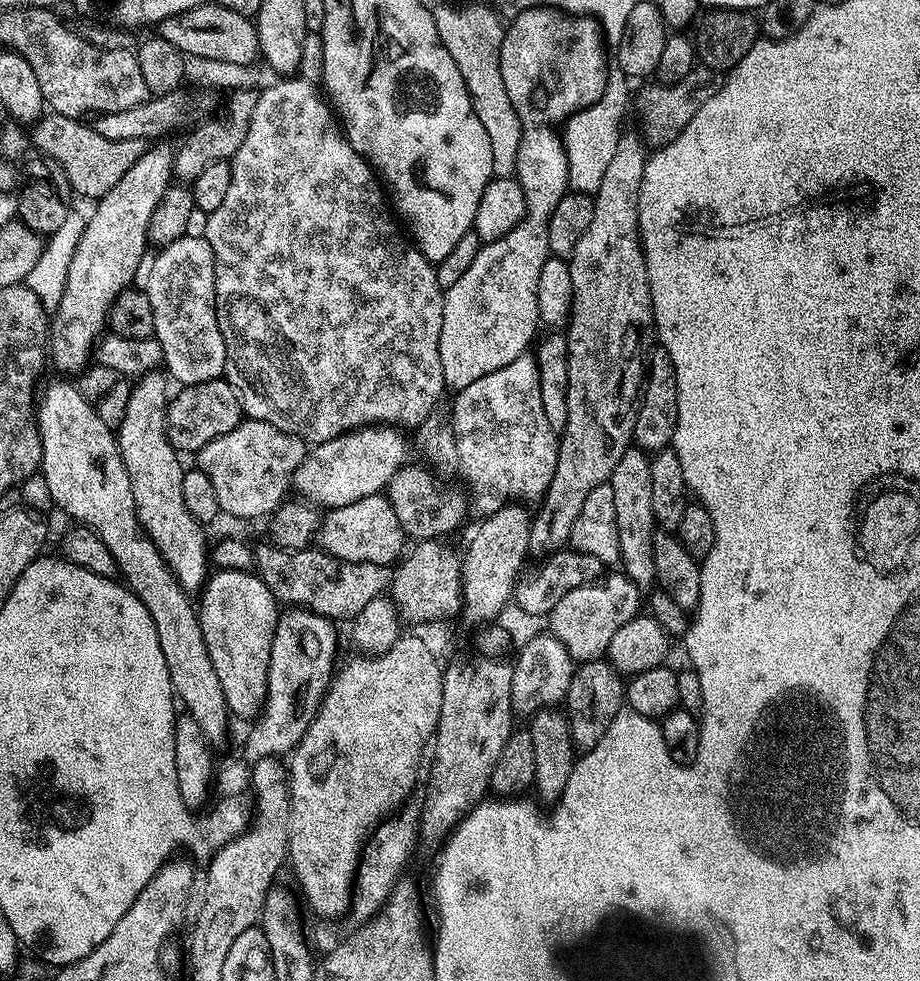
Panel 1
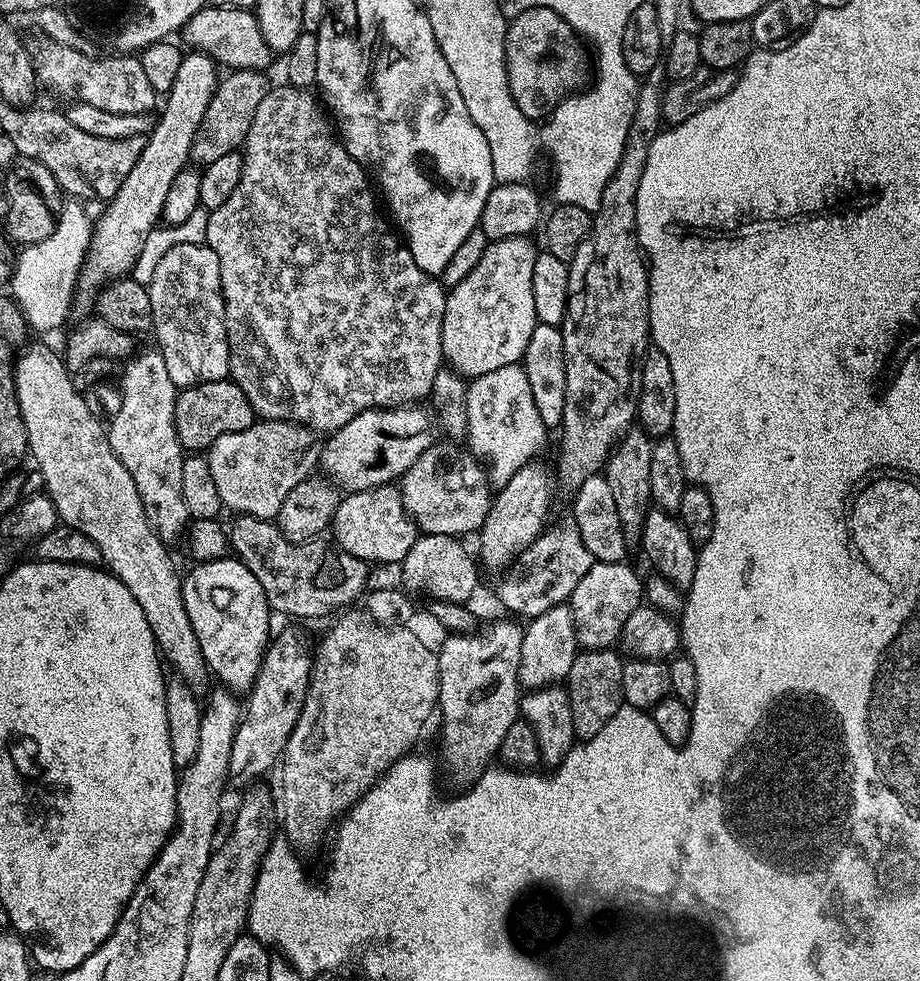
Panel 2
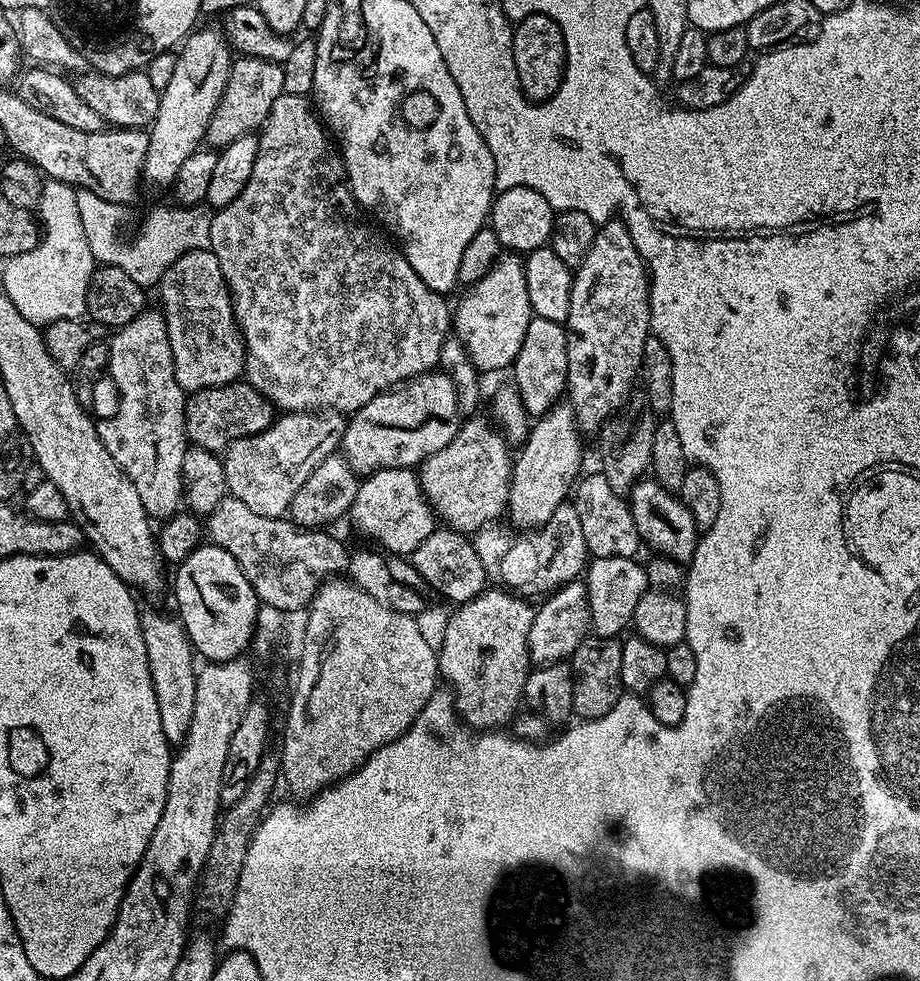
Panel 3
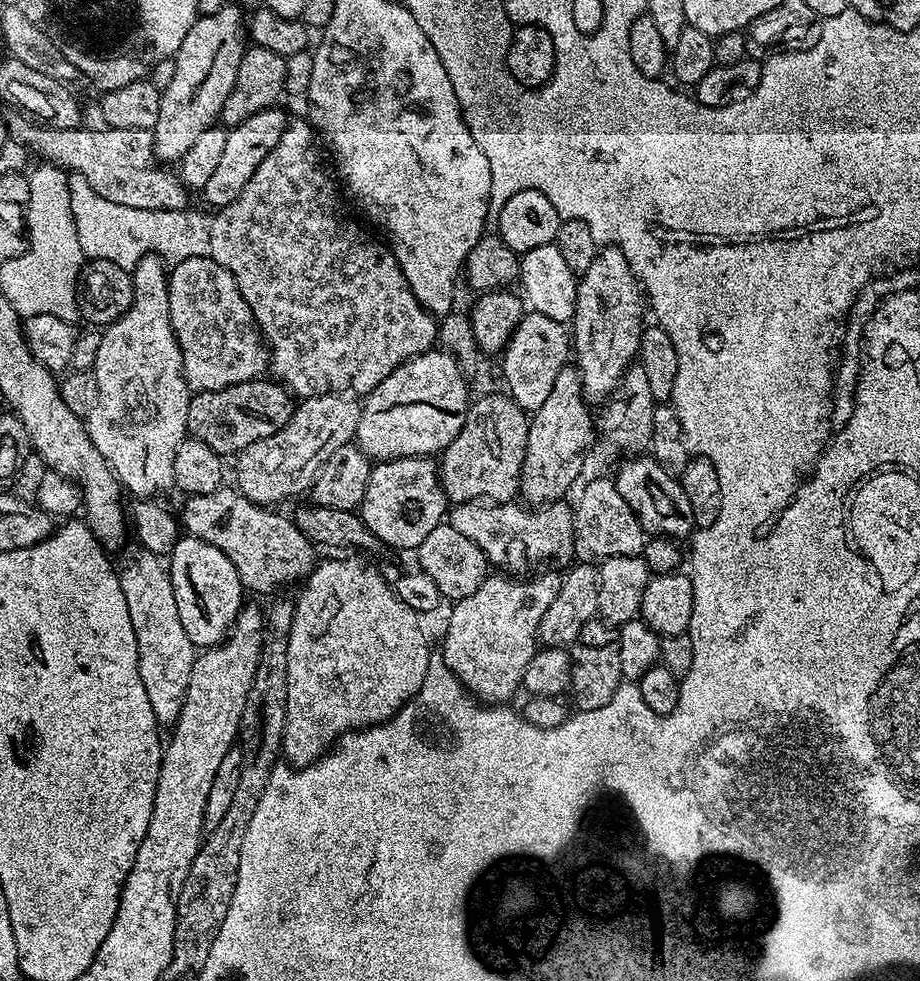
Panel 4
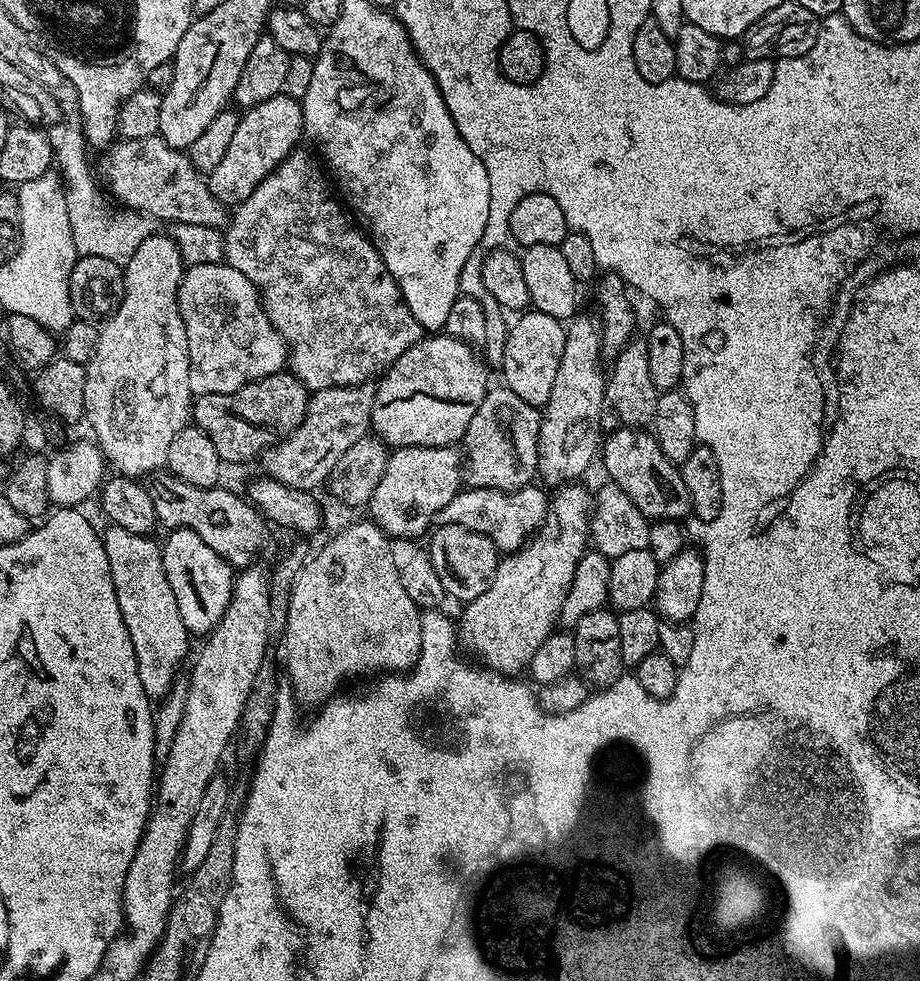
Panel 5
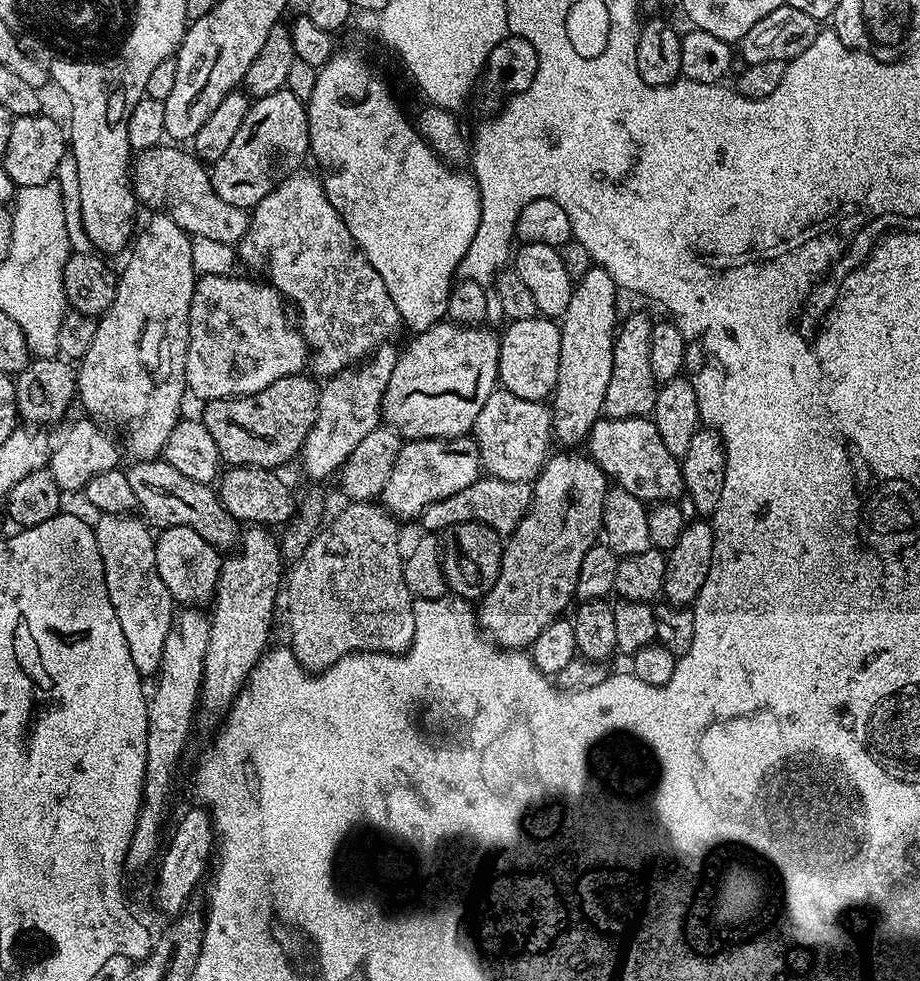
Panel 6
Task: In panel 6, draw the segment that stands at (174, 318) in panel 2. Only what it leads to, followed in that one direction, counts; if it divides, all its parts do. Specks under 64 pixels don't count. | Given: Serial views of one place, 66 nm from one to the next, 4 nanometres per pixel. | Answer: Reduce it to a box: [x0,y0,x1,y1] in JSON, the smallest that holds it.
[186,275,310,402]

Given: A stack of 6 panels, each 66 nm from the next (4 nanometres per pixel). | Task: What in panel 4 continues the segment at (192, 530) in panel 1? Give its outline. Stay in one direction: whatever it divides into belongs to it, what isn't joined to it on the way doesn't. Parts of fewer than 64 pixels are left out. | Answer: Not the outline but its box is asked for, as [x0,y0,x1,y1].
[86,254,190,498]

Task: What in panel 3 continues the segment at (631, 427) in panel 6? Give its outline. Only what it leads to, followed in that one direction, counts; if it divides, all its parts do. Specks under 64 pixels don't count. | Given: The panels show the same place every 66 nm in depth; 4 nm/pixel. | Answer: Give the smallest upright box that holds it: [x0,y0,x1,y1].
[627,478,698,566]

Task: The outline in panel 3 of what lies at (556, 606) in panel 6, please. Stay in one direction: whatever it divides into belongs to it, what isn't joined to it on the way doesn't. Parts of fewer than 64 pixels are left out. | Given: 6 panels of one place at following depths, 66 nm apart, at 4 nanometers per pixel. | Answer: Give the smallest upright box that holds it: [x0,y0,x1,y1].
[438,587,536,730]

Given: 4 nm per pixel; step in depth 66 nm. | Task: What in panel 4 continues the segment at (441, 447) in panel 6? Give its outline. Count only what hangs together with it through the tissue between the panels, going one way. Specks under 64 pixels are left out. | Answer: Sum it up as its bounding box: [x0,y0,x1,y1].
[358,456,450,550]

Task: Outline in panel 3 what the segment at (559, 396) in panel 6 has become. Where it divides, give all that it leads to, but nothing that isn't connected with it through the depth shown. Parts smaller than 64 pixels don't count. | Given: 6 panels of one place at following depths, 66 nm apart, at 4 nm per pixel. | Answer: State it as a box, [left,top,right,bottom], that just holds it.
[506,402,584,529]

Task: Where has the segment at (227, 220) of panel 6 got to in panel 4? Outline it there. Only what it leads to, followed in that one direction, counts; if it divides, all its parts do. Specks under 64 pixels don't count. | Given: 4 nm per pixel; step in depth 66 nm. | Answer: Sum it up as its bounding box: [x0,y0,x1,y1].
[6,114,190,210]

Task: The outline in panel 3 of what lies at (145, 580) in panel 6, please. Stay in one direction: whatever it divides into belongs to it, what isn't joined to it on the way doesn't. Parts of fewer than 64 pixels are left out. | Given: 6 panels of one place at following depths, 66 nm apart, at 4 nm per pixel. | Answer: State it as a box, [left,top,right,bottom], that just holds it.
[140,610,198,746]

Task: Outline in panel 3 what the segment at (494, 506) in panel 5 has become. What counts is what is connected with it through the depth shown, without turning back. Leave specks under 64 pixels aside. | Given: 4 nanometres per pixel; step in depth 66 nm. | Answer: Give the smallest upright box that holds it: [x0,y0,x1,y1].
[471,502,590,598]

